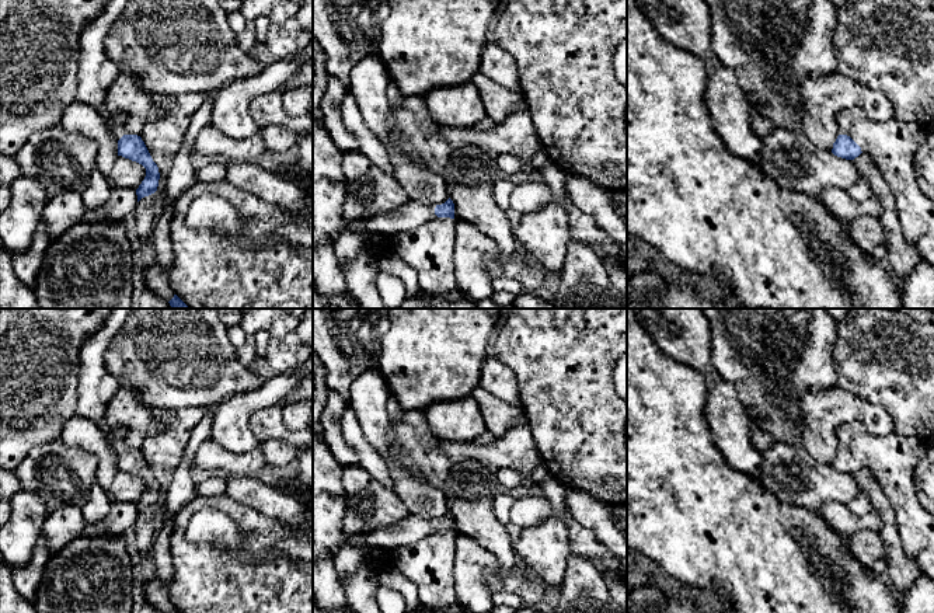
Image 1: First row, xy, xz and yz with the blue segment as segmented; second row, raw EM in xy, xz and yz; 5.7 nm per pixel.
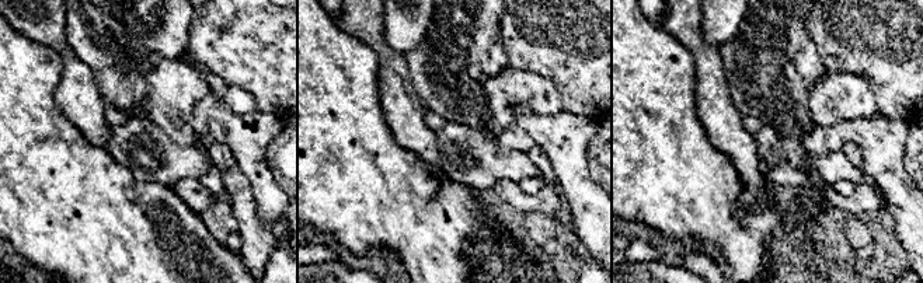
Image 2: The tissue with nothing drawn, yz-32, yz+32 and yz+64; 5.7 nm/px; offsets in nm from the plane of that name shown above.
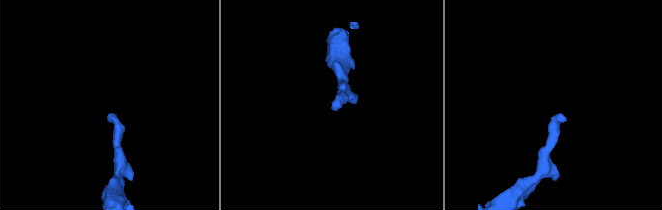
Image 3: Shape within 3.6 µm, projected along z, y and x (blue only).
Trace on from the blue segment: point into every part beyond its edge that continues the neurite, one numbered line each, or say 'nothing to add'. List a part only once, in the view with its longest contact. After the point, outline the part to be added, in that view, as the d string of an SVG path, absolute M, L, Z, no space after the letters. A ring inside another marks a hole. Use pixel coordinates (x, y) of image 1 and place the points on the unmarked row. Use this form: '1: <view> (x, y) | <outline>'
1: xz (429, 563) | M436 519L429 520L431 532L417 543L390 550L397 567L417 588L419 600L429 609L457 605L454 563L456 534L438 532Z

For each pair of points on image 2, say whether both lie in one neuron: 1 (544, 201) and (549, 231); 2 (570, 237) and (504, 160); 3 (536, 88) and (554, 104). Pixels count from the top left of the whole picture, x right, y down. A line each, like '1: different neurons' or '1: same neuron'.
1: different neurons
2: different neurons
3: same neuron

